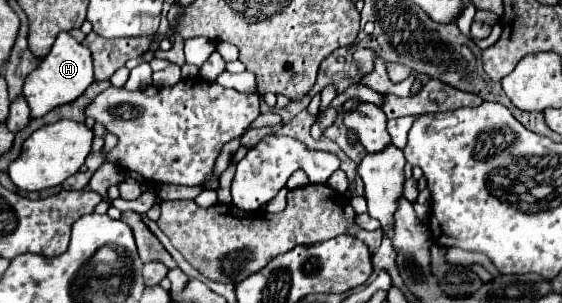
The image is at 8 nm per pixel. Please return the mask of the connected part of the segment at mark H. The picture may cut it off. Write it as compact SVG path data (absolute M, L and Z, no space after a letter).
M60 33L52 51L38 63L36 71L32 71L24 81L24 97L30 105L32 117L44 117L54 107L64 103L72 103L78 99L88 85L94 83L94 69L92 69L92 55L90 49L78 43L70 33Z

